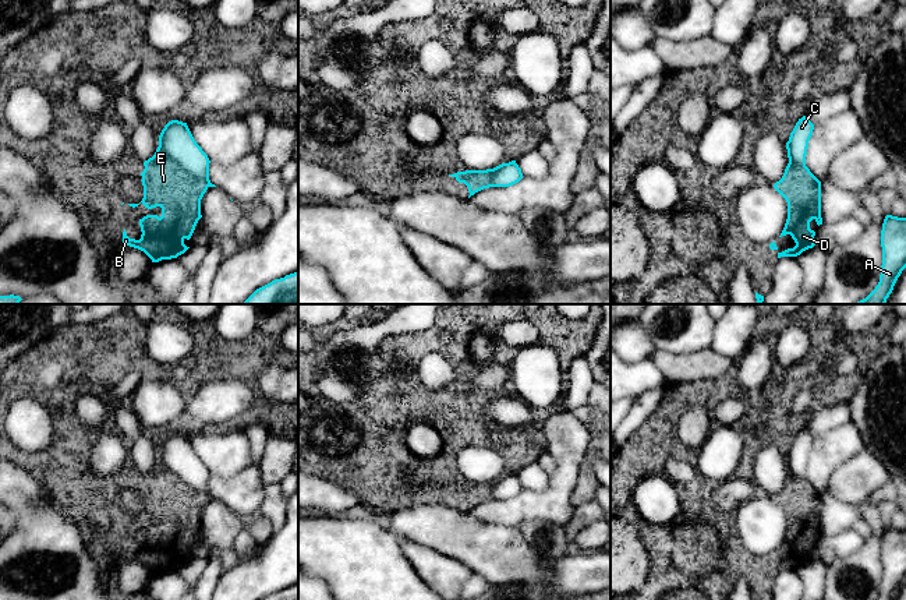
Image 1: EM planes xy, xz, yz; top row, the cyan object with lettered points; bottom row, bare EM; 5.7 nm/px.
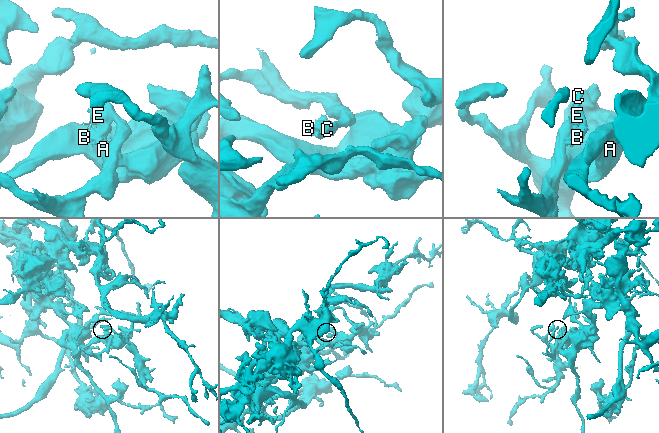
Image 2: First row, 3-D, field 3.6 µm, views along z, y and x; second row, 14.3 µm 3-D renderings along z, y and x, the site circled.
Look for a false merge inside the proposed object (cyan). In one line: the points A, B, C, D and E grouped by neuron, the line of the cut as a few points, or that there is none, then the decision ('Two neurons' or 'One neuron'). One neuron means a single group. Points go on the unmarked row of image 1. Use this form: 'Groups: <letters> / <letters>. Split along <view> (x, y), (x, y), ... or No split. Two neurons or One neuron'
Groups: A C / B D E. Split along xy (159, 456), (169, 469), (208, 498). Two neurons

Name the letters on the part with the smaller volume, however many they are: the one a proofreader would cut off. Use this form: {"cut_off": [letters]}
{"cut_off": ["B", "D", "E"]}

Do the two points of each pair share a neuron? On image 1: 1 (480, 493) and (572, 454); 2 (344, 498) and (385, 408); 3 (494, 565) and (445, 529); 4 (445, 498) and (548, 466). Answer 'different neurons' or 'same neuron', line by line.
1: different neurons
2: different neurons
3: same neuron
4: different neurons

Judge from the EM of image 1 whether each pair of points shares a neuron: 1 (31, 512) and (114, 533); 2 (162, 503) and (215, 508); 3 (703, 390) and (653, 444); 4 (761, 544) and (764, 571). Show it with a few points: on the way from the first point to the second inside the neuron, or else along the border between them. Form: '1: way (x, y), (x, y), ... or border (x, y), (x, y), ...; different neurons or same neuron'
1: border (53, 504), (67, 516), (81, 521); different neurons
2: border (208, 500), (201, 512), (201, 529); different neurons
3: way (687, 396), (666, 417), (661, 429); same neuron
4: way (761, 551), (761, 564); same neuron

